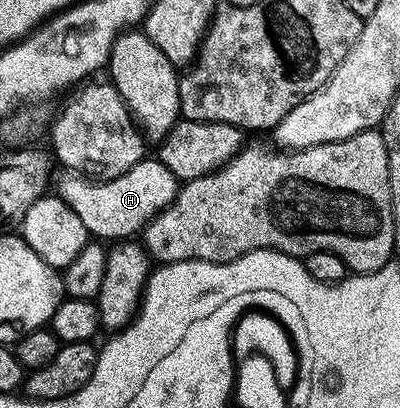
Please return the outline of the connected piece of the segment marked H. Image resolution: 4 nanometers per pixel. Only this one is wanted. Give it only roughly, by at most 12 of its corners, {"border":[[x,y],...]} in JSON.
{"border":[[158,159],[58,196],[93,238],[132,239],[176,198]]}

